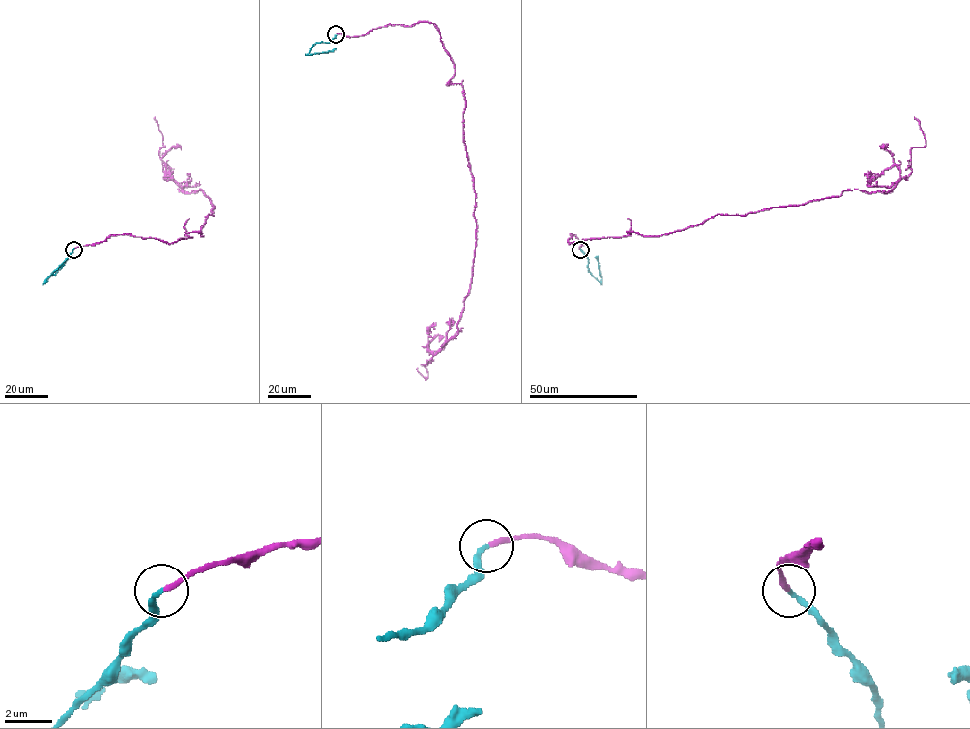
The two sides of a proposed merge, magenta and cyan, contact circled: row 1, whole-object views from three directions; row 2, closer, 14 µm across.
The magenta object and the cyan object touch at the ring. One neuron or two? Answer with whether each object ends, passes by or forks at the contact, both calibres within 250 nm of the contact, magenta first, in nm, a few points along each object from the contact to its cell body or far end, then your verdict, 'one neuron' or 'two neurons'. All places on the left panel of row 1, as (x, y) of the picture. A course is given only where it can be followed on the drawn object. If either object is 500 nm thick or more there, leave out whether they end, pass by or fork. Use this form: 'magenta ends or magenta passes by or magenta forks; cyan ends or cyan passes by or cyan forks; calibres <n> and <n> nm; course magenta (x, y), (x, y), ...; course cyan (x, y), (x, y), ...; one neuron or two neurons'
magenta ends; cyan ends; calibres 200 and 200 nm; course magenta (73, 249), (118, 234), (170, 244), (203, 236), (214, 207), (201, 189), (186, 192), (166, 177), (155, 117); course cyan (73, 249), (45, 282), (73, 257); one neuron

